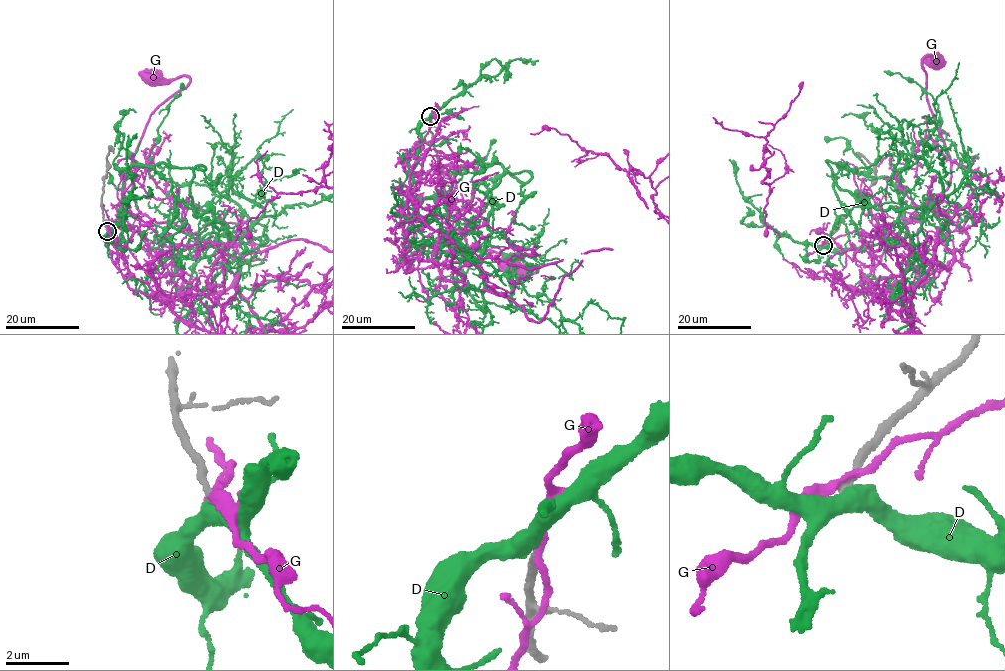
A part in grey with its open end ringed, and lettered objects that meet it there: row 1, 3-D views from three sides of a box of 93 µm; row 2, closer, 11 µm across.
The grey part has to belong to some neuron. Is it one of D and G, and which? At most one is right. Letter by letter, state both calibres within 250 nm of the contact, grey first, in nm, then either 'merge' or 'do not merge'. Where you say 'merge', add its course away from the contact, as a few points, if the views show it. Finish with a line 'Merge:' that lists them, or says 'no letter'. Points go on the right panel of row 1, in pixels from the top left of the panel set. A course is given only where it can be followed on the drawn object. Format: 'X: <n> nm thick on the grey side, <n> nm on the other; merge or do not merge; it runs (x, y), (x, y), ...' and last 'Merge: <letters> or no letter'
D: 240 nm thick on the grey side, 480 nm on the other; do not merge
G: 240 nm thick on the grey side, 280 nm on the other; do not merge
Merge: no letter

